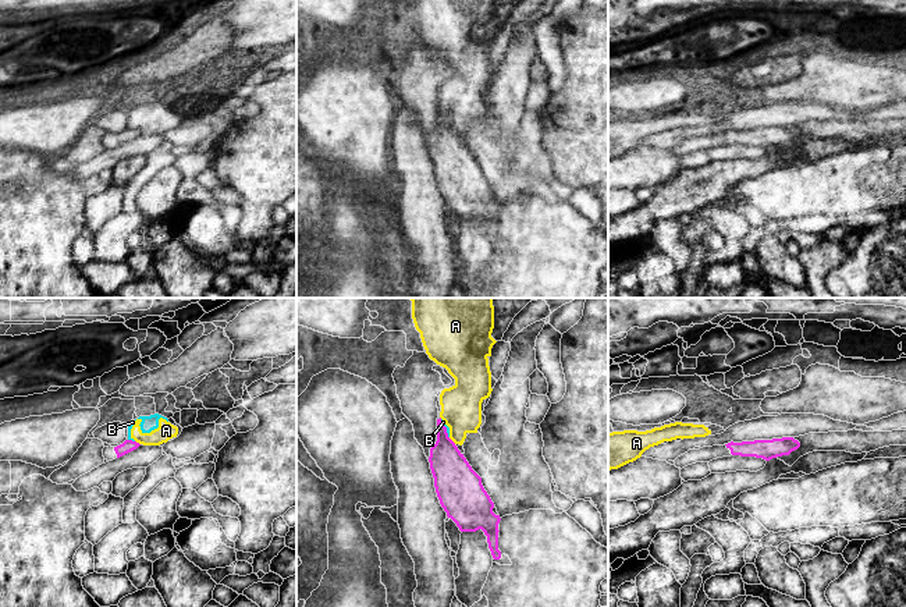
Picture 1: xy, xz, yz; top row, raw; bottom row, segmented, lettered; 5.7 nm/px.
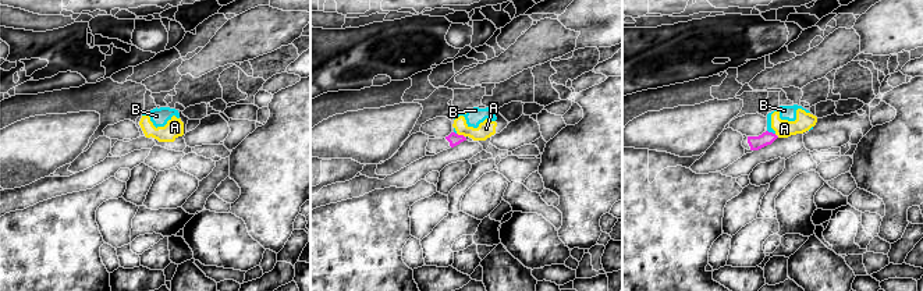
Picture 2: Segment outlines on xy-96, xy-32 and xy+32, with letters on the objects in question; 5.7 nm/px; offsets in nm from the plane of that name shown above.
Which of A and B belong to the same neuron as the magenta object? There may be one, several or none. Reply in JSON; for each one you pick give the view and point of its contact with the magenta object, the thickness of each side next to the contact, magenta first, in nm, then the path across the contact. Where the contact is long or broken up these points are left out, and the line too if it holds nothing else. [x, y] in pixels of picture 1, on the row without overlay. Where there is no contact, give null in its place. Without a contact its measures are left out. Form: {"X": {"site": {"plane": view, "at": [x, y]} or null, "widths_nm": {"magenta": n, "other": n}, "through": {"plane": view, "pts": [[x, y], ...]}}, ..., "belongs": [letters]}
{"belongs": []}

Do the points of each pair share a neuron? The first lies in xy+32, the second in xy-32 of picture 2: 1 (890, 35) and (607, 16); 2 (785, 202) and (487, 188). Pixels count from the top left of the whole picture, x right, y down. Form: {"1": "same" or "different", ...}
{"1": "same", "2": "same"}

